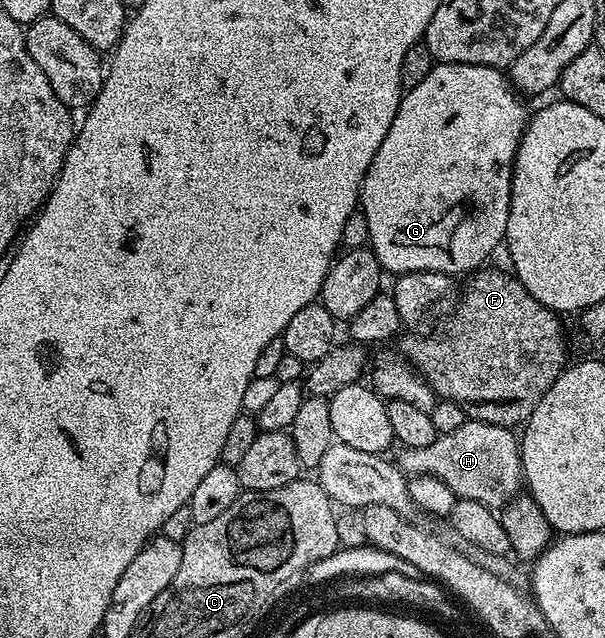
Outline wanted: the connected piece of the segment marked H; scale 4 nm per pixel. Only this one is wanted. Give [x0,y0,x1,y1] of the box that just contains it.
[400,418,522,509]

